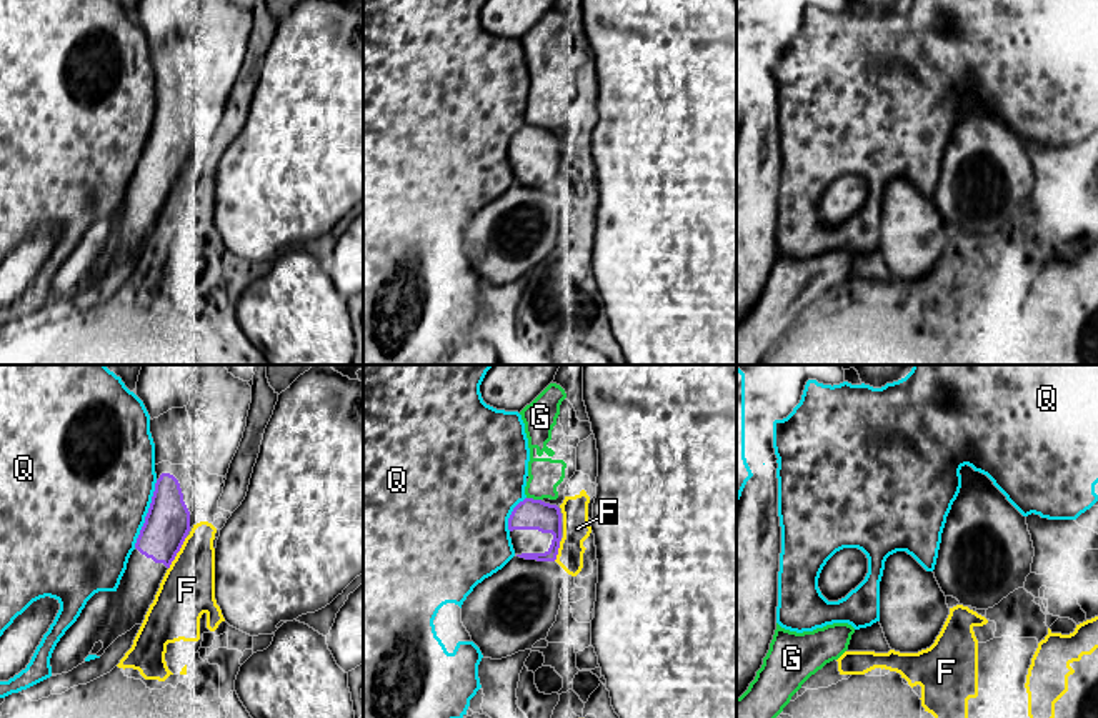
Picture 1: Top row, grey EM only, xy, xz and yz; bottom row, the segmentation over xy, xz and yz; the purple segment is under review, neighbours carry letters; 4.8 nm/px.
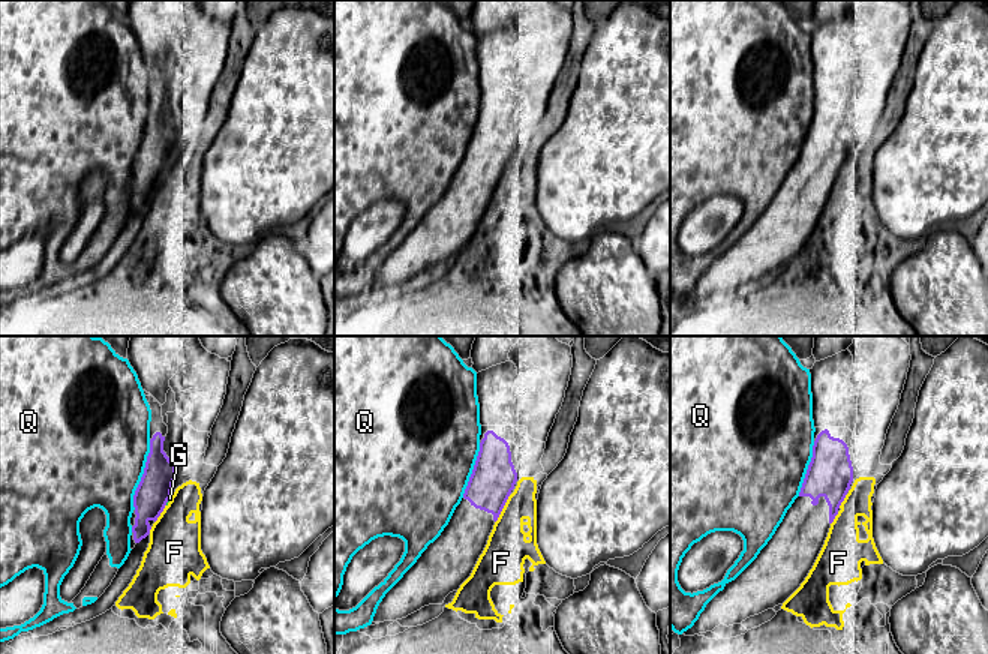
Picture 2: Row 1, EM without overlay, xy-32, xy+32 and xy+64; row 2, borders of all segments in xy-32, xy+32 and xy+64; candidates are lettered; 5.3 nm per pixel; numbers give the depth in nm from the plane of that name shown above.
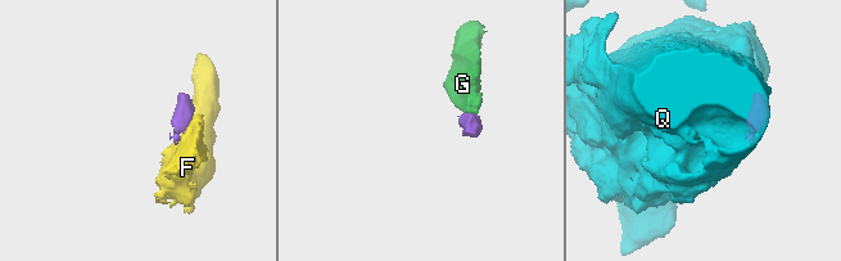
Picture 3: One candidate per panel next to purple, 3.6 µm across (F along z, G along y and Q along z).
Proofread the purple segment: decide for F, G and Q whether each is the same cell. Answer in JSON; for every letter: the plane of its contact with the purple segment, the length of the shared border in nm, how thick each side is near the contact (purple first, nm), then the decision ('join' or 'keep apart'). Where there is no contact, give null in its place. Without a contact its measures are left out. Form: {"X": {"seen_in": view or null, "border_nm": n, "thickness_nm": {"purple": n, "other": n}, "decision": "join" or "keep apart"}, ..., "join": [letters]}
{"F": {"seen_in": "xy", "border_nm": 180, "thickness_nm": {"purple": 220, "other": 260}, "decision": "keep apart"}, "G": {"seen_in": "xz", "border_nm": 70, "thickness_nm": {"purple": 150, "other": 160}, "decision": "keep apart"}, "Q": {"seen_in": "xy", "border_nm": 340, "thickness_nm": {"purple": 220, "other": 500}, "decision": "keep apart"}, "join": []}

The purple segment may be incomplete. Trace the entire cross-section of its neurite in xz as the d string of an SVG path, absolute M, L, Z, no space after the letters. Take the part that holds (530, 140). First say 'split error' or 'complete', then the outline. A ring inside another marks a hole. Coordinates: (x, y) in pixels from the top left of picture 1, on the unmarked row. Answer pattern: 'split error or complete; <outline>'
split error; M525 125L513 135L508 157L517 183L537 188L556 187L561 167L561 140L556 132Z

